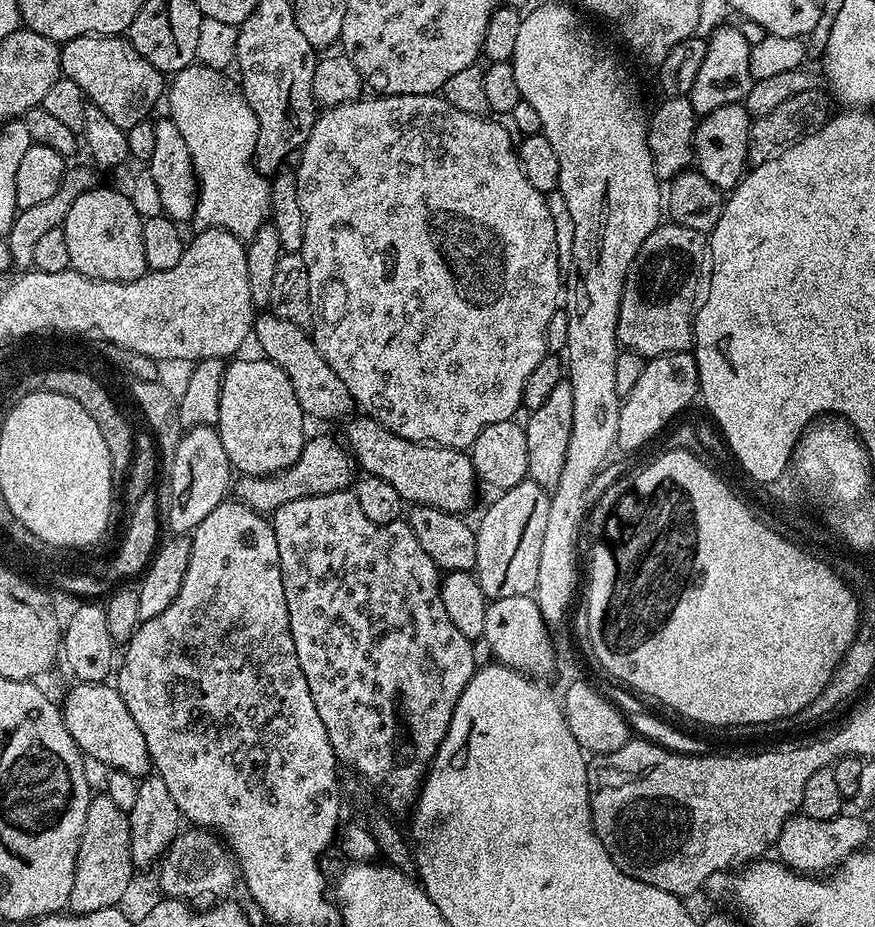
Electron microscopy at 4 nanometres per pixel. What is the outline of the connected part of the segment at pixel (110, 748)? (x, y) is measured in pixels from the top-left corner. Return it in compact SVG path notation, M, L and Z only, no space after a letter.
M73 683L68 697L62 700L64 725L70 730L70 738L89 761L97 760L105 764L105 769L120 769L126 774L143 778L153 771L152 759L146 750L146 738L142 738L142 730L138 730L138 722L126 710L126 702L122 702L119 687L111 683L81 684Z

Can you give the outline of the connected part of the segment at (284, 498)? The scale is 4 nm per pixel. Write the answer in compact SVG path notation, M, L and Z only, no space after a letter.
M309 435L302 446L302 454L298 454L298 462L291 464L286 470L276 472L273 476L241 475L240 481L237 479L234 484L235 495L241 504L250 506L256 512L271 514L286 506L286 502L294 502L298 498L334 494L351 489L354 484L352 453L339 439L337 440L332 436Z

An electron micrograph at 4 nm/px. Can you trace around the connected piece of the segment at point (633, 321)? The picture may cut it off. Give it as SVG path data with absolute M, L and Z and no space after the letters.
M661 223L650 238L642 242L642 250L628 267L622 290L622 302L618 310L618 330L616 338L625 349L639 356L667 356L669 352L687 352L693 347L692 326L696 322L696 312L705 292L710 290L712 277L712 246L709 237L698 230L690 230L681 224Z

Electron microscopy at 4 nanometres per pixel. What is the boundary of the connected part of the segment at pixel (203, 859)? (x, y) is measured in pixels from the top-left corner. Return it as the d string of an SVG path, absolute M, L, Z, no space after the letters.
M185 827L180 835L174 838L167 852L160 857L159 868L160 873L156 880L164 891L161 893L165 897L182 900L197 910L221 903L222 898L227 897L224 895L238 884L237 861L227 843L207 828Z

